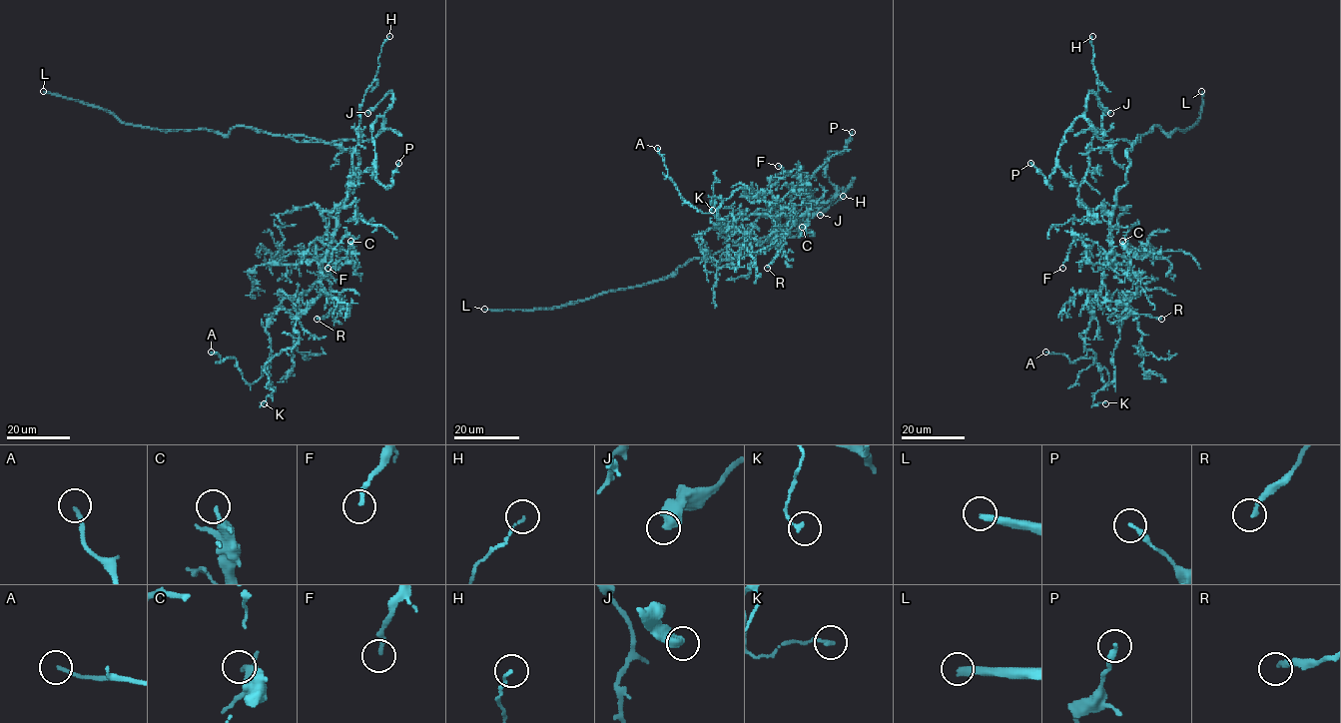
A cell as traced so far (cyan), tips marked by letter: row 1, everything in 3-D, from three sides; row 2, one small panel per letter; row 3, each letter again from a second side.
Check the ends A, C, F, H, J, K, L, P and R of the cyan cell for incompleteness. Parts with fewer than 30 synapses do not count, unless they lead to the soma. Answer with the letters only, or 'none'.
L

